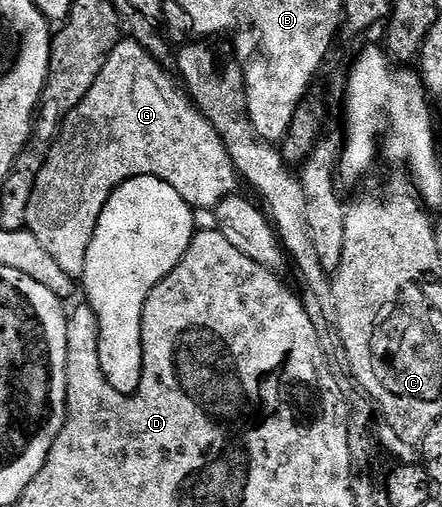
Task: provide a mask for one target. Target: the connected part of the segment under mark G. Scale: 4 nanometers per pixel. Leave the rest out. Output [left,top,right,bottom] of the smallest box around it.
[25,41,240,280]

